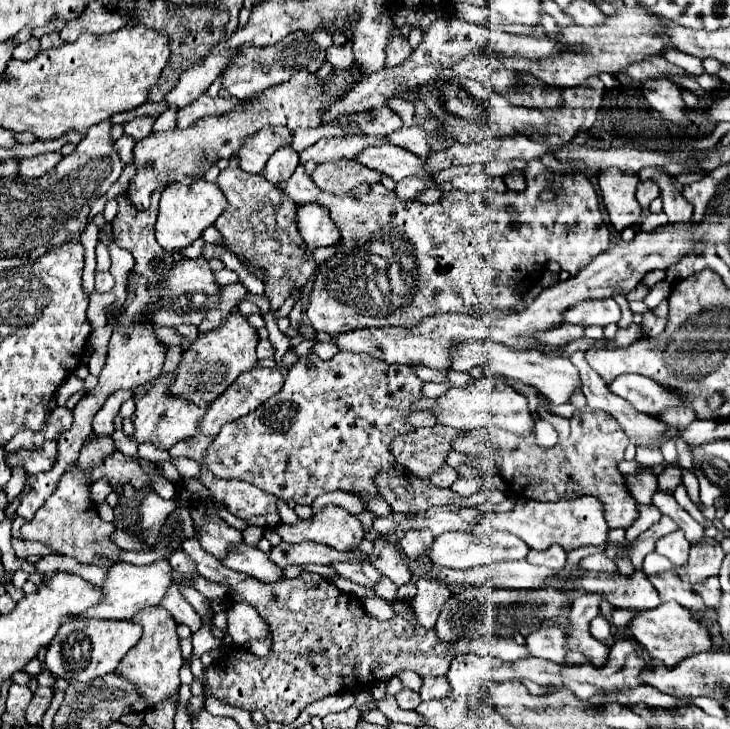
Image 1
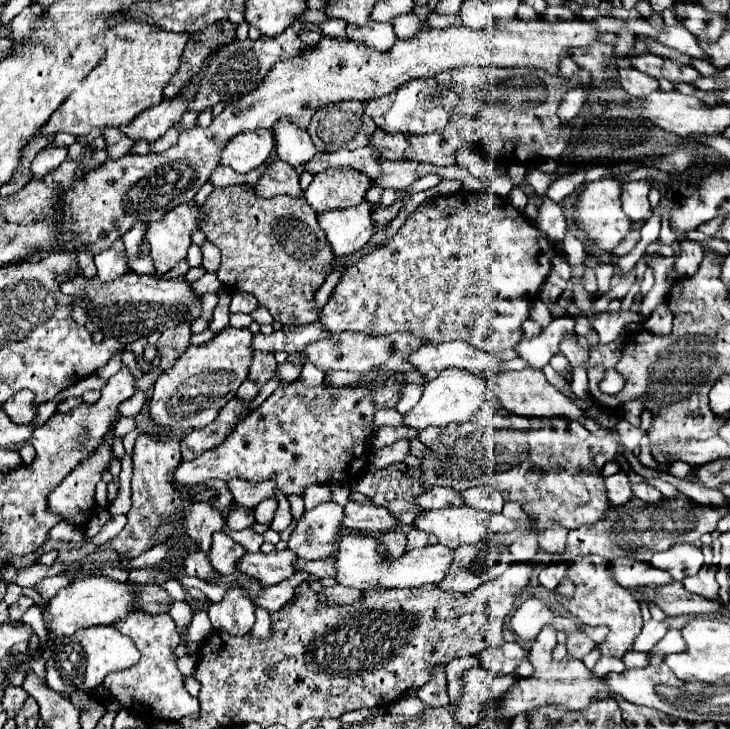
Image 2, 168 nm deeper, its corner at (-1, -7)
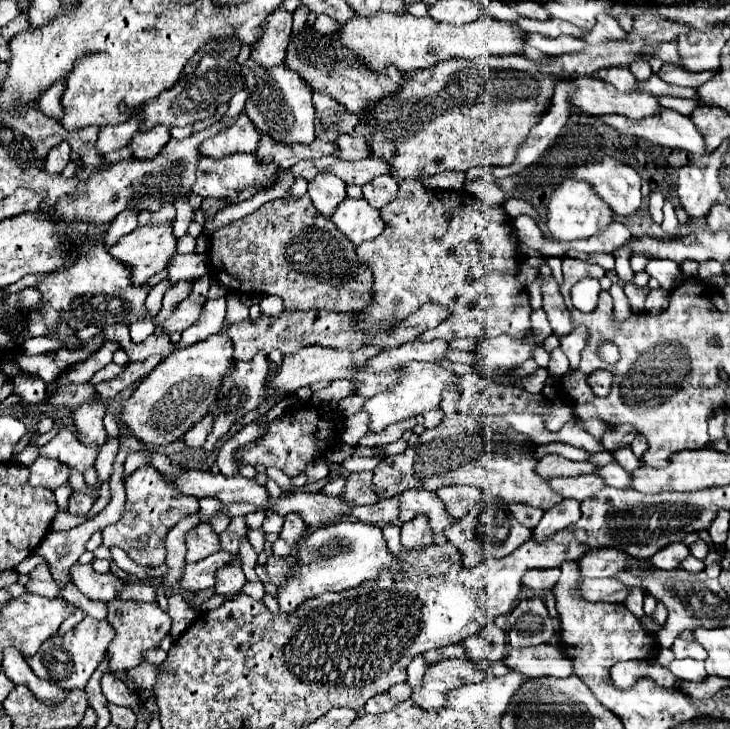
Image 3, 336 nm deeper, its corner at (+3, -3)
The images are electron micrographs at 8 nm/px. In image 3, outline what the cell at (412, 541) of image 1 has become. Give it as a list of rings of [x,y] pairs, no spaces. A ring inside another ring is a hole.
[[[418,515],[412,521],[406,521],[400,525],[400,543],[406,549],[416,549],[420,545],[432,545],[434,543],[434,533],[428,525],[426,515]]]

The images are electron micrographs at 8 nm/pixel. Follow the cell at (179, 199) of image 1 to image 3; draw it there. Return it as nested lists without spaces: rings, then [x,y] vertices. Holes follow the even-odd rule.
[[[168,223],[136,227],[132,233],[120,237],[108,253],[130,267],[132,285],[142,285],[154,273],[160,273],[176,255],[176,237]]]

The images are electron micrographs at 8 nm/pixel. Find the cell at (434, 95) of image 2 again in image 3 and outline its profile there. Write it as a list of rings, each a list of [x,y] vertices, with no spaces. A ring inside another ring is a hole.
[[[306,25],[298,35],[290,37],[286,65],[296,71],[314,91],[334,97],[340,105],[356,115],[360,115],[360,109],[364,109],[368,101],[376,101],[376,97],[386,97],[398,89],[398,83],[392,81],[386,73],[370,73],[370,67],[364,65],[364,61],[354,51],[348,51],[338,41],[338,33],[320,35],[310,25]]]

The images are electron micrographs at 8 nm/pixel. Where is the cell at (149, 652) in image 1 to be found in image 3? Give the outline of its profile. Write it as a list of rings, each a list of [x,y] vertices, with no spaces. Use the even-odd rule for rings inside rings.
[[[110,601],[108,603],[108,617],[106,621],[114,627],[116,635],[112,643],[108,645],[108,657],[110,657],[110,671],[118,669],[132,669],[142,663],[142,653],[146,649],[158,647],[160,641],[170,633],[172,619],[166,611],[158,607],[158,603],[140,603],[140,601]]]

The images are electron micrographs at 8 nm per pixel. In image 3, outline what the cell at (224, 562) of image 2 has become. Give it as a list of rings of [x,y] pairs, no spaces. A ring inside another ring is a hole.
[[[200,523],[194,529],[190,529],[184,535],[184,539],[186,539],[186,547],[188,547],[186,563],[200,561],[200,559],[204,559],[204,557],[220,551],[218,535],[212,533],[212,529],[208,529],[208,523]]]

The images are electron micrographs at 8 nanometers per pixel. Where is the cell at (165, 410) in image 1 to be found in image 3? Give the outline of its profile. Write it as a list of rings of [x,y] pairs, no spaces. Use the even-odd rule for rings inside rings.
[[[144,465],[136,469],[128,479],[126,479],[126,507],[122,517],[108,525],[102,535],[104,543],[108,547],[116,545],[126,551],[126,555],[136,561],[138,565],[144,567],[158,567],[164,563],[164,539],[166,533],[178,523],[182,517],[188,513],[194,513],[198,509],[198,499],[196,497],[184,497],[176,493],[176,489],[164,481],[164,477],[152,467]]]

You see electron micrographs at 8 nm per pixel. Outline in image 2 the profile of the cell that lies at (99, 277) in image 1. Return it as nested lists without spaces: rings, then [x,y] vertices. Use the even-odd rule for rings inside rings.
[[[120,239],[120,241],[114,241],[114,245],[110,249],[100,251],[100,253],[94,255],[94,263],[96,263],[96,269],[98,269],[98,279],[102,283],[114,281],[128,271],[126,259],[118,255],[118,251],[122,251],[122,249],[124,249],[124,243]]]

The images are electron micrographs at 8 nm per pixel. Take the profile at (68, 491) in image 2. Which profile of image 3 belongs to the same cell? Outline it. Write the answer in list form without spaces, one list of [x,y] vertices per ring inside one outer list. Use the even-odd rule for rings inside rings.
[[[38,457],[30,467],[30,485],[58,489],[62,483],[68,483],[68,465],[60,463],[58,459]]]

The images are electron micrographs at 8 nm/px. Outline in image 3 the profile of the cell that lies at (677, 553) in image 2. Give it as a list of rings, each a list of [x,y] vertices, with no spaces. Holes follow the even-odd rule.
[[[672,543],[664,549],[660,549],[656,555],[652,555],[652,563],[660,569],[676,569],[682,559],[686,559],[690,555],[688,547],[682,545],[682,543]]]

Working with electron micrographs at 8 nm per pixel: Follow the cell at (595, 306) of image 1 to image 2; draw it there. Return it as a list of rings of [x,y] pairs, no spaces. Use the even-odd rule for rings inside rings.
[[[556,317],[548,327],[542,329],[538,337],[520,341],[516,349],[520,357],[530,363],[530,367],[542,369],[550,357],[558,353],[558,345],[564,337],[576,337],[576,317]]]

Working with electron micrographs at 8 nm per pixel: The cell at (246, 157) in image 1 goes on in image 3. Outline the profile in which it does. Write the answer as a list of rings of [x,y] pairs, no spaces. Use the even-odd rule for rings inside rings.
[[[240,113],[240,117],[226,129],[218,131],[214,137],[200,143],[200,155],[204,157],[226,157],[232,153],[252,153],[256,151],[258,131],[248,121],[246,113]]]

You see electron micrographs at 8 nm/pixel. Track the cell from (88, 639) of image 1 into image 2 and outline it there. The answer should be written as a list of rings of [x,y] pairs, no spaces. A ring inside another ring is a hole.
[[[88,627],[74,635],[58,639],[52,647],[52,657],[46,663],[46,683],[52,691],[72,693],[74,689],[92,689],[102,683],[108,673],[128,669],[140,659],[140,651],[130,637],[122,635],[116,627]]]

